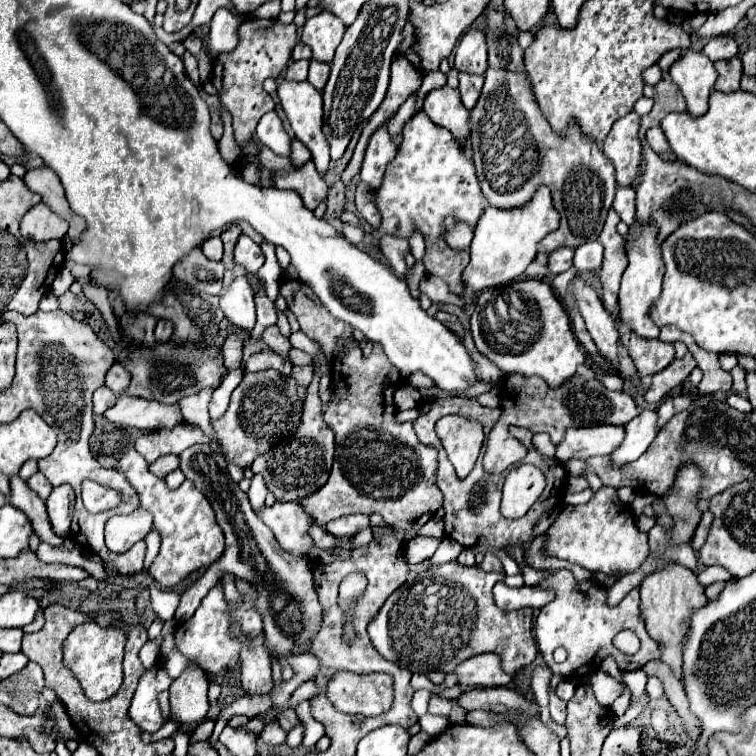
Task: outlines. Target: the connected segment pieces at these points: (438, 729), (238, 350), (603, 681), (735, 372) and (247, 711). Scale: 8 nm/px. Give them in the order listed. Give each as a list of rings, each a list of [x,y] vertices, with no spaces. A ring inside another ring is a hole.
[[[429,713],[420,717],[418,723],[421,726],[421,730],[431,737],[440,734],[449,725],[446,717],[431,715]]]
[[[228,337],[228,341],[224,343],[224,365],[226,365],[226,369],[240,367],[240,361],[242,361],[242,345],[238,339]]]
[[[596,671],[590,677],[590,685],[594,689],[594,695],[598,699],[598,703],[602,707],[610,707],[624,691],[628,691],[628,687],[624,683],[620,683],[618,679],[606,675],[604,671]]]
[[[734,367],[732,371],[732,377],[734,377],[734,385],[732,385],[732,393],[738,393],[738,395],[744,395],[746,393],[746,371],[742,367]]]
[[[270,695],[262,696],[243,696],[235,701],[232,705],[221,710],[220,716],[215,723],[212,735],[209,737],[208,742],[215,746],[221,732],[227,725],[228,720],[233,715],[244,715],[249,719],[264,714],[272,707],[272,698]]]

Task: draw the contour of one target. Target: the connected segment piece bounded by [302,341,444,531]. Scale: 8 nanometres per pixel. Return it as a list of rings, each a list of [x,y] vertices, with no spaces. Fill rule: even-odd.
[[[338,341],[338,345],[342,345],[342,349],[346,349],[346,353],[340,353],[340,355],[338,355],[338,357],[340,357],[340,375],[338,375],[338,357],[334,357],[334,361],[332,361],[332,393],[334,393],[334,397],[330,399],[330,403],[328,403],[328,407],[326,407],[326,413],[324,413],[326,425],[328,425],[328,427],[334,431],[334,435],[336,435],[334,467],[332,467],[332,473],[330,473],[328,483],[326,483],[318,493],[314,493],[314,495],[302,499],[302,505],[304,505],[306,511],[314,517],[314,521],[316,521],[318,525],[326,525],[330,519],[338,519],[338,517],[354,515],[354,513],[364,513],[364,515],[380,513],[380,515],[384,517],[384,521],[386,521],[392,529],[406,531],[406,529],[418,527],[418,525],[422,525],[424,521],[428,521],[428,519],[442,507],[442,501],[444,501],[442,491],[440,491],[438,485],[436,485],[436,457],[438,457],[438,453],[436,453],[434,447],[424,445],[424,443],[418,441],[412,423],[396,423],[396,405],[394,405],[392,395],[394,395],[394,391],[396,391],[404,381],[402,381],[402,377],[398,375],[398,371],[394,369],[394,365],[390,365],[390,361],[388,361],[388,357],[386,357],[382,345],[376,343],[374,349],[372,349],[372,353],[370,353],[370,357],[364,357],[364,355],[362,355],[362,349],[360,349],[358,341]]]

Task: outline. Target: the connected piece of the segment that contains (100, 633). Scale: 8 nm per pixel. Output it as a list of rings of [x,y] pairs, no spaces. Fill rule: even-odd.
[[[84,623],[76,627],[64,641],[64,663],[76,675],[88,699],[104,701],[120,689],[124,643],[126,643],[126,633],[122,633],[120,627],[102,629],[96,623]]]

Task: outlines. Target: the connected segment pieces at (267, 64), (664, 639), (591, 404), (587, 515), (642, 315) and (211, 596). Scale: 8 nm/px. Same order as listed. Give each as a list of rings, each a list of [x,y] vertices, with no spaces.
[[[246,19],[238,29],[238,45],[230,53],[220,53],[214,59],[212,67],[212,85],[220,93],[222,105],[232,113],[234,119],[234,135],[238,145],[242,147],[246,141],[252,139],[254,129],[260,121],[260,117],[274,109],[272,97],[264,91],[262,83],[268,77],[280,77],[284,67],[290,61],[292,47],[298,41],[296,25],[284,25],[278,19],[266,21],[266,19]]]
[[[668,563],[660,571],[644,577],[640,585],[640,595],[642,595],[642,619],[646,621],[650,637],[656,643],[660,643],[662,651],[660,659],[668,663],[676,673],[676,677],[682,681],[682,649],[684,649],[682,641],[688,635],[690,613],[694,613],[694,609],[700,609],[708,601],[704,595],[704,587],[696,581],[696,575],[690,569]]]
[[[518,373],[506,375],[500,387],[500,425],[520,425],[532,433],[548,433],[554,445],[560,445],[568,427],[586,427],[586,425],[626,425],[640,411],[634,399],[624,391],[608,391],[596,377],[582,379],[572,375],[560,387],[548,387],[540,377],[524,377]]]
[[[602,485],[598,491],[594,491],[594,495],[592,495],[592,499],[588,503],[584,503],[584,505],[566,505],[560,511],[556,521],[546,531],[544,553],[550,555],[550,557],[568,559],[568,561],[578,563],[584,569],[590,569],[594,573],[602,571],[606,575],[620,575],[620,573],[630,573],[630,571],[638,569],[642,565],[642,561],[646,561],[646,557],[648,557],[648,535],[638,531],[636,517],[632,515],[630,505],[624,505],[618,499],[616,489]]]
[[[618,187],[612,207],[620,215],[620,219],[628,225],[628,235],[626,235],[628,267],[622,275],[622,287],[620,287],[620,321],[628,329],[632,329],[636,335],[654,339],[660,335],[660,329],[650,321],[648,309],[658,299],[660,289],[662,289],[662,277],[664,277],[664,261],[662,261],[660,243],[658,243],[658,227],[654,223],[642,223],[642,225],[636,223],[632,187]]]
[[[236,581],[238,591],[244,595],[244,605],[242,609],[236,611],[228,611],[228,603],[224,601],[224,593],[222,593],[222,585],[218,583],[214,589],[208,591],[208,595],[202,599],[200,607],[196,609],[196,613],[184,621],[182,625],[178,625],[176,629],[176,647],[180,649],[182,655],[186,655],[192,661],[198,661],[198,665],[202,669],[206,669],[206,673],[220,673],[230,669],[232,665],[236,665],[240,661],[240,649],[242,643],[230,633],[230,623],[238,621],[244,633],[260,633],[262,631],[262,617],[254,611],[254,589],[244,583],[244,581]]]

